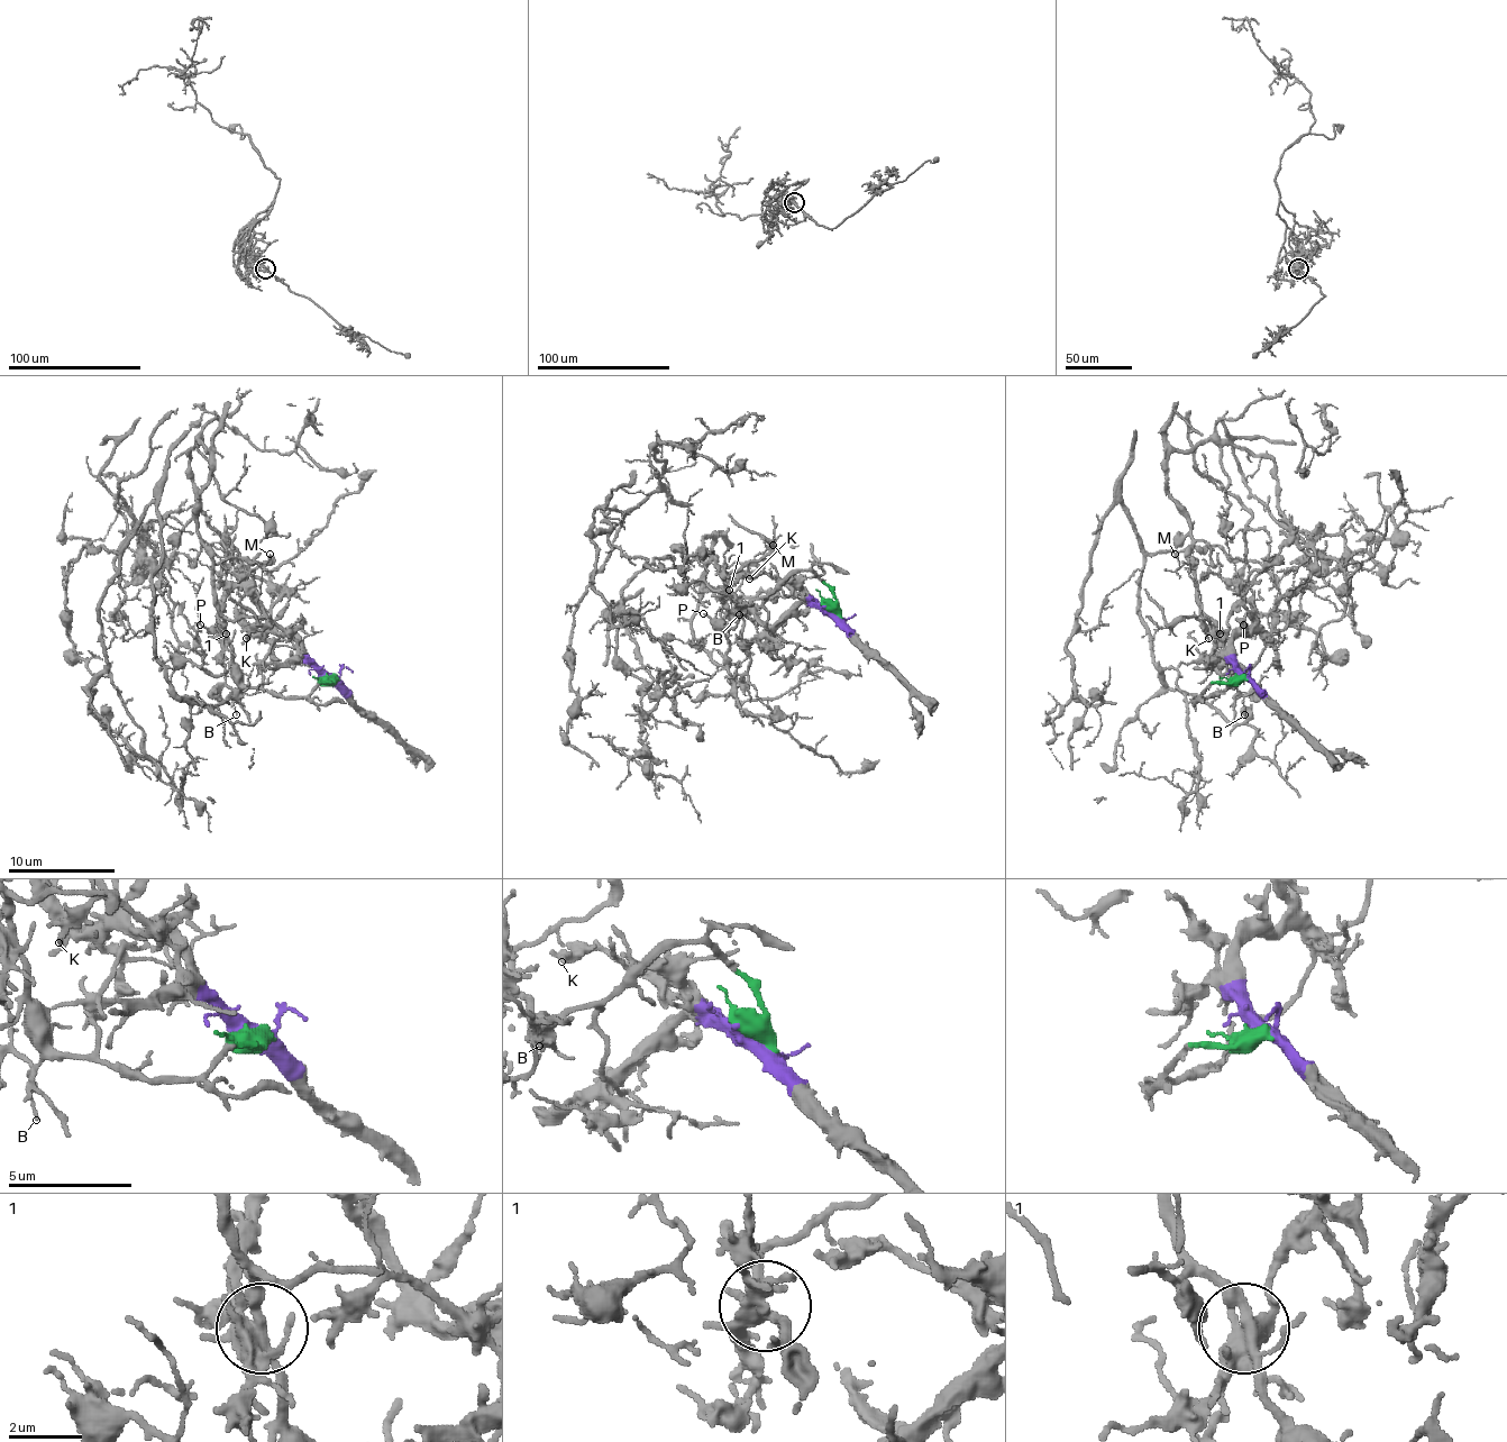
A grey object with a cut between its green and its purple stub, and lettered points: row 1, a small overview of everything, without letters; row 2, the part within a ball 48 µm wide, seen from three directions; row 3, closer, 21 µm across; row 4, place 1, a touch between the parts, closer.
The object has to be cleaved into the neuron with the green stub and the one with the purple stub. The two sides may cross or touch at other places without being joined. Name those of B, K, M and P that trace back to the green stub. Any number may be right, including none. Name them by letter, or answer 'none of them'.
B, M

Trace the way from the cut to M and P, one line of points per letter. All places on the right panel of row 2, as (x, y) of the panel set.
M: (1241, 680), (1215, 682), (1202, 695), (1231, 682), (1225, 641), (1198, 602), (1193, 556), (1180, 567), (1175, 554)
P: (1241, 680), (1233, 660), (1233, 641), (1254, 623), (1254, 610), (1239, 589), (1252, 623), (1247, 628), (1244, 626)

